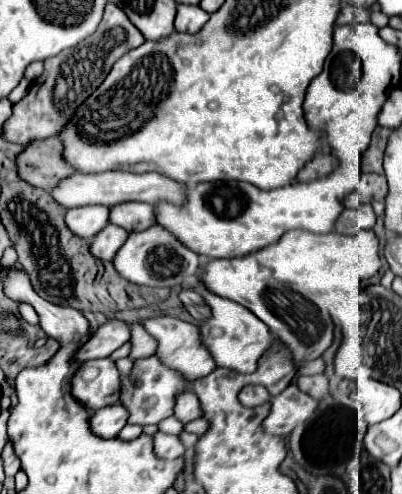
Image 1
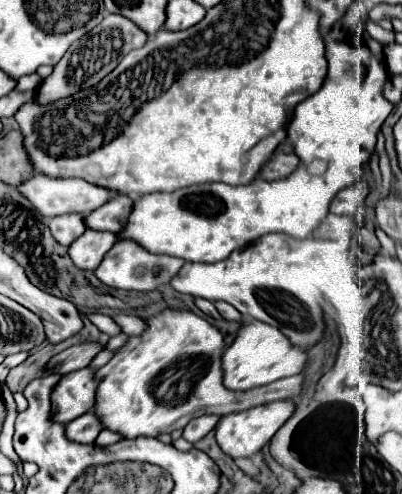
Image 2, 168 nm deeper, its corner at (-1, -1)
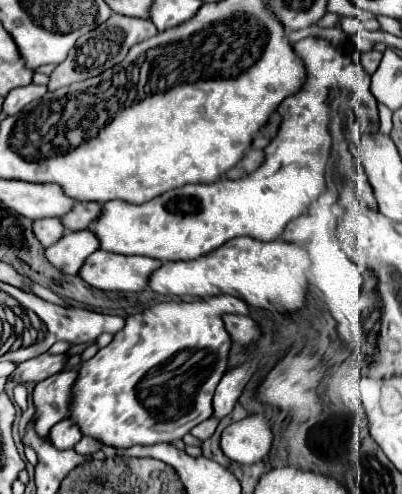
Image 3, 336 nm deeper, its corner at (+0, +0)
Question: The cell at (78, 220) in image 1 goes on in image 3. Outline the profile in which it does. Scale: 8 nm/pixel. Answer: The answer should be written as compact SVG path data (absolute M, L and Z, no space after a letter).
M60 218L36 220L36 222L34 222L34 234L36 234L36 238L38 238L44 246L56 244L56 242L62 238L62 234L64 234L62 220L60 220Z

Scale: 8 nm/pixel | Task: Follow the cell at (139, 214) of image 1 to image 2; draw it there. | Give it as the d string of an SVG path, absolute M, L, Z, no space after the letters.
M113 195L105 205L85 215L85 227L95 231L119 233L119 229L123 229L127 221L127 213L131 213L131 205L133 199L129 199L127 195Z

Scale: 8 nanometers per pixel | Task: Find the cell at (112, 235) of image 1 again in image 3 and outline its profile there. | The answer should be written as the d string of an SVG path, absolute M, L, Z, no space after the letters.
M92 230L66 232L62 240L46 248L46 258L64 274L78 274L84 260L96 250L100 250L100 244Z

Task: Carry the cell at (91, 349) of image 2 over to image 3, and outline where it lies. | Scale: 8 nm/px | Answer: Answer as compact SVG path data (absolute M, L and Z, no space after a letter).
M42 354L42 356L36 356L32 360L26 360L22 364L16 366L16 370L12 372L12 378L16 382L40 382L40 380L46 380L48 376L52 374L58 374L66 368L66 362L68 362L68 354L58 354L58 356L52 356L52 354Z

